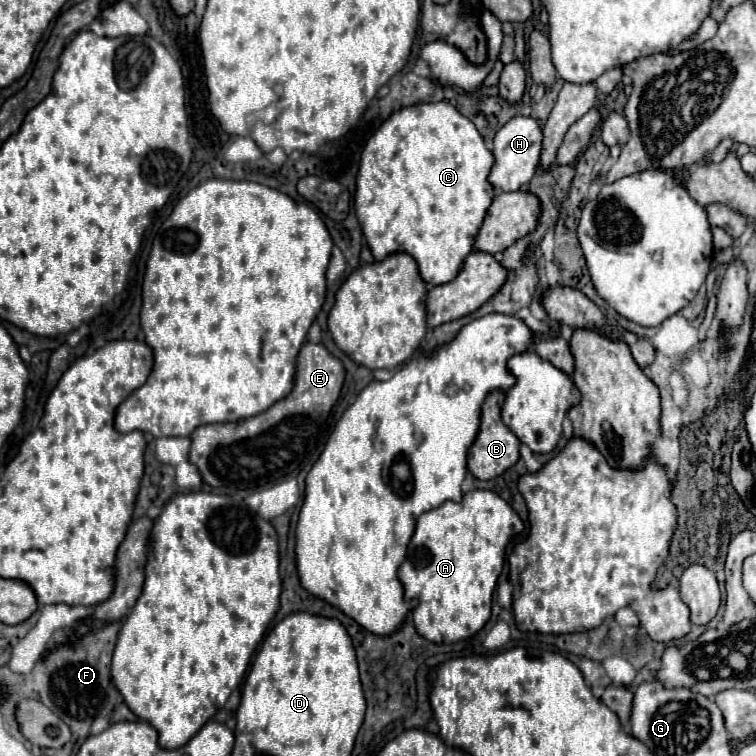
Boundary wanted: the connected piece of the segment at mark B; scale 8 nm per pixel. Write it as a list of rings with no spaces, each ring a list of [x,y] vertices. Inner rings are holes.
[[[491,391],[485,401],[483,401],[483,409],[481,409],[481,427],[479,427],[479,435],[469,451],[467,457],[467,467],[469,471],[477,477],[477,479],[493,479],[499,477],[503,471],[507,471],[509,467],[513,467],[519,459],[519,439],[511,433],[511,429],[507,429],[507,425],[501,421],[501,407],[505,403],[505,391]]]

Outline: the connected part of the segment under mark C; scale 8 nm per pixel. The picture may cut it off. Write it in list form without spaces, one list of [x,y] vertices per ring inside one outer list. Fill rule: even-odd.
[[[423,103],[393,113],[369,137],[363,149],[355,191],[357,219],[375,261],[383,261],[391,253],[407,253],[419,263],[421,277],[427,285],[453,281],[473,251],[475,237],[493,201],[493,187],[489,183],[493,163],[495,157],[485,147],[475,125],[451,103]]]

